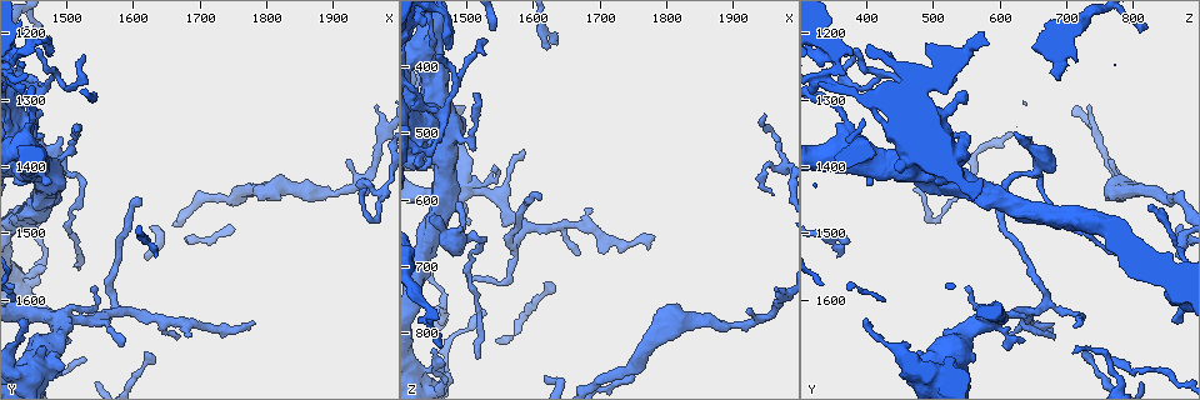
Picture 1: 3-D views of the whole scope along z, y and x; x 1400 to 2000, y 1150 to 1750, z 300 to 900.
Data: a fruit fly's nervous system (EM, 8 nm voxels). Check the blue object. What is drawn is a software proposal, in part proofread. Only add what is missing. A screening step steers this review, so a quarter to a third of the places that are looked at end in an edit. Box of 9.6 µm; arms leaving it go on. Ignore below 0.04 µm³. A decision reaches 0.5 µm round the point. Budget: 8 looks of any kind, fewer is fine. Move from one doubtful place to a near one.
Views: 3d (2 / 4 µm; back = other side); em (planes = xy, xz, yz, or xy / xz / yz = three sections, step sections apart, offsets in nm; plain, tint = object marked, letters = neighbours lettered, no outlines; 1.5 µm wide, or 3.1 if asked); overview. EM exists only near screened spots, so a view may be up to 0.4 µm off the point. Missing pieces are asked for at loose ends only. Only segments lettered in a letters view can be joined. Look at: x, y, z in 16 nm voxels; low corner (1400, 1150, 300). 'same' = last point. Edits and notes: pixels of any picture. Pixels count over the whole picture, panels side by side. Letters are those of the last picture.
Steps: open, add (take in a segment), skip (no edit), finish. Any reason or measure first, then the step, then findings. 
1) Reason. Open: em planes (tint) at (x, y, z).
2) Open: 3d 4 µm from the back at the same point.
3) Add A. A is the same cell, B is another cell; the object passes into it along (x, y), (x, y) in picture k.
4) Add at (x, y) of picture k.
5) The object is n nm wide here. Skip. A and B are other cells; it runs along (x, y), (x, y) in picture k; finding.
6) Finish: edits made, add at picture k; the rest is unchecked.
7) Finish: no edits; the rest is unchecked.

Tapers out. Open: 3d 2 µm at (1960, 1310, 730).

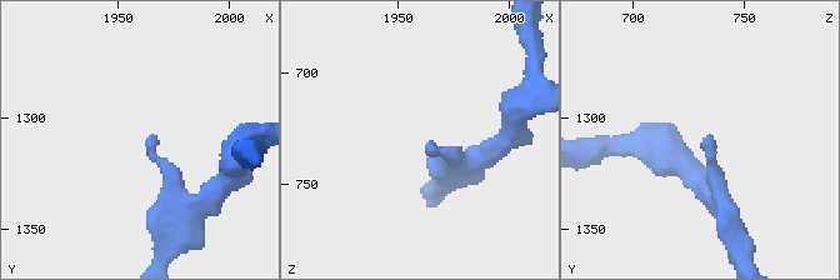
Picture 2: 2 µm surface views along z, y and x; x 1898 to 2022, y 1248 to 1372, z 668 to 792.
Open: em planes (letters) at (1966, 1310, 731).

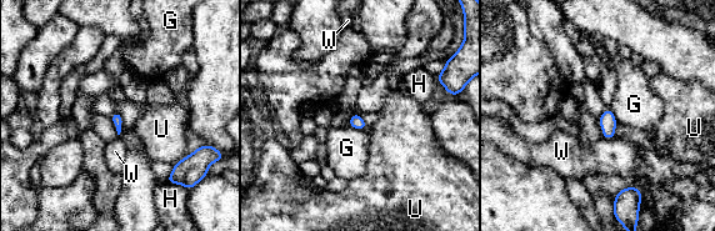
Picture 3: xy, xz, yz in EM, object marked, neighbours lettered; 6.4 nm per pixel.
Skip. G, H, U and W are other cells; no lettered segment goes on from it.

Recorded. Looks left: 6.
Free end. Open: 3d 2 µm at (1510, 1350, 440).

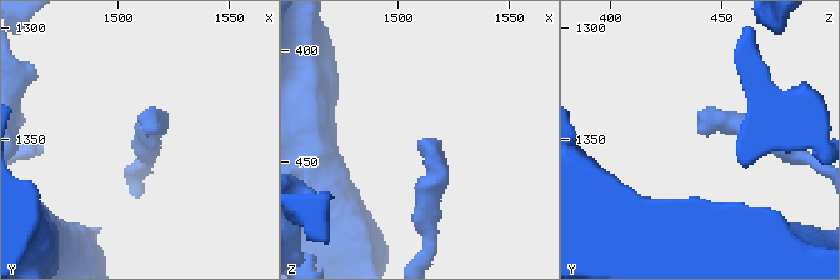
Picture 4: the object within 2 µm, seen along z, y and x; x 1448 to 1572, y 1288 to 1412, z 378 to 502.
Need the tissue. Open: em planes (tint) at (1513, 1346, 440).

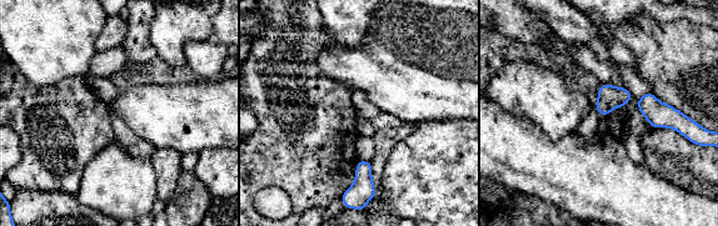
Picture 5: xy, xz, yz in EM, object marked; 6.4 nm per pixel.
See the neighbours. Open: em planes (letters) at the same point.

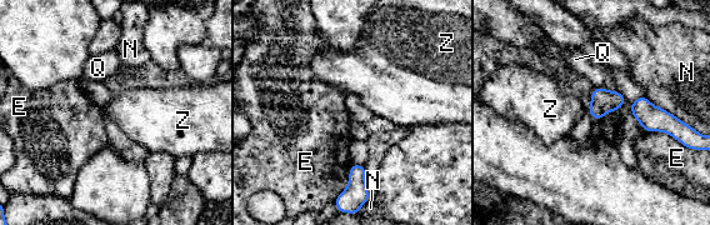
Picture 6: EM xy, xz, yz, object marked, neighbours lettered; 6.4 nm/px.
The longest contact is with N, 280 nm. Skip. E, N, Q and Z are other cells; a border runs along (351, 165), (349, 183), (335, 198) in picture 6; no lettered segment goes on from it.

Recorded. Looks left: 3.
Stops while still wide. Open: em planes (plain) at (1440, 1350, 555).

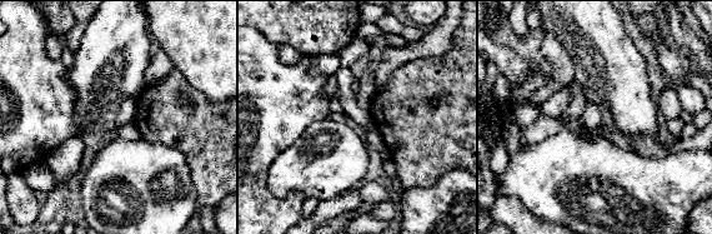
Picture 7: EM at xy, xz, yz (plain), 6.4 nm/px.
See the neighbours. Open: em planes (letters) at the same point.

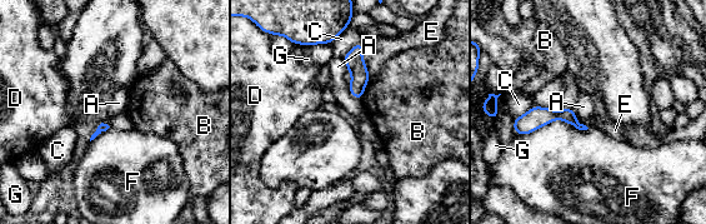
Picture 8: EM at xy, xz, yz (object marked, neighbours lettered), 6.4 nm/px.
Skip. A, B, C, D, E, F and G are other cells; a border runs along (348, 85), (351, 94), (360, 100) in picture 8; no lettered segment goes on from it.

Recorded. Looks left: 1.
Finish: no edits; the rest is unchecked.

